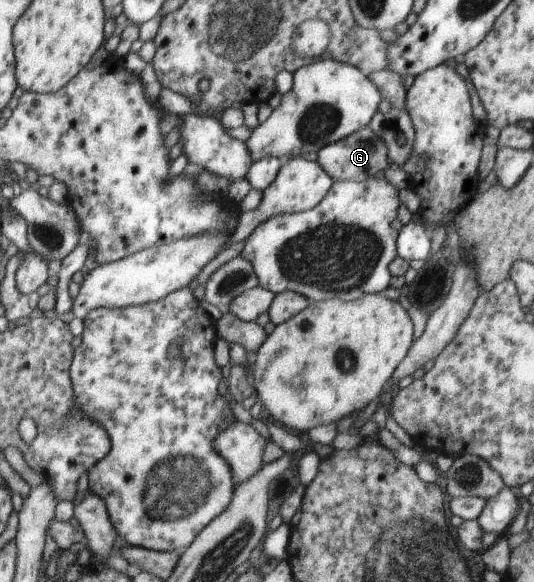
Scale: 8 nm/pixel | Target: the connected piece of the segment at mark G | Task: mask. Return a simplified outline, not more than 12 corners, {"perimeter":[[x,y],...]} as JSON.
{"perimeter":[[369,126],[317,151],[333,181],[362,182],[390,166]]}

